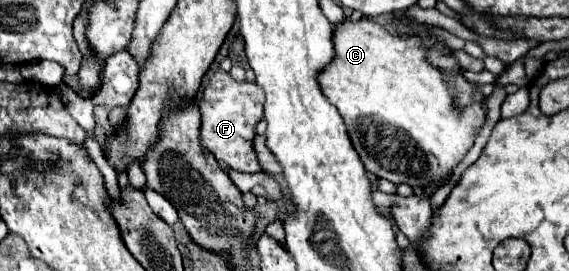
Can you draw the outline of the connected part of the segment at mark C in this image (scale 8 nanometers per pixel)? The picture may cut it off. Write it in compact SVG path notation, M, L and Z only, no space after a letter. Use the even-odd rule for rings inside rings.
M347 18L345 22L337 24L333 34L333 48L335 58L317 74L317 80L321 92L339 110L353 148L363 160L367 172L377 178L391 180L393 184L405 182L409 186L423 188L431 182L437 182L441 186L451 170L469 152L475 136L485 124L487 108L479 100L479 96L473 106L457 110L453 100L453 88L445 84L441 72L425 60L427 50L419 44L419 40L389 34L381 24L369 18L361 18L357 22Z

